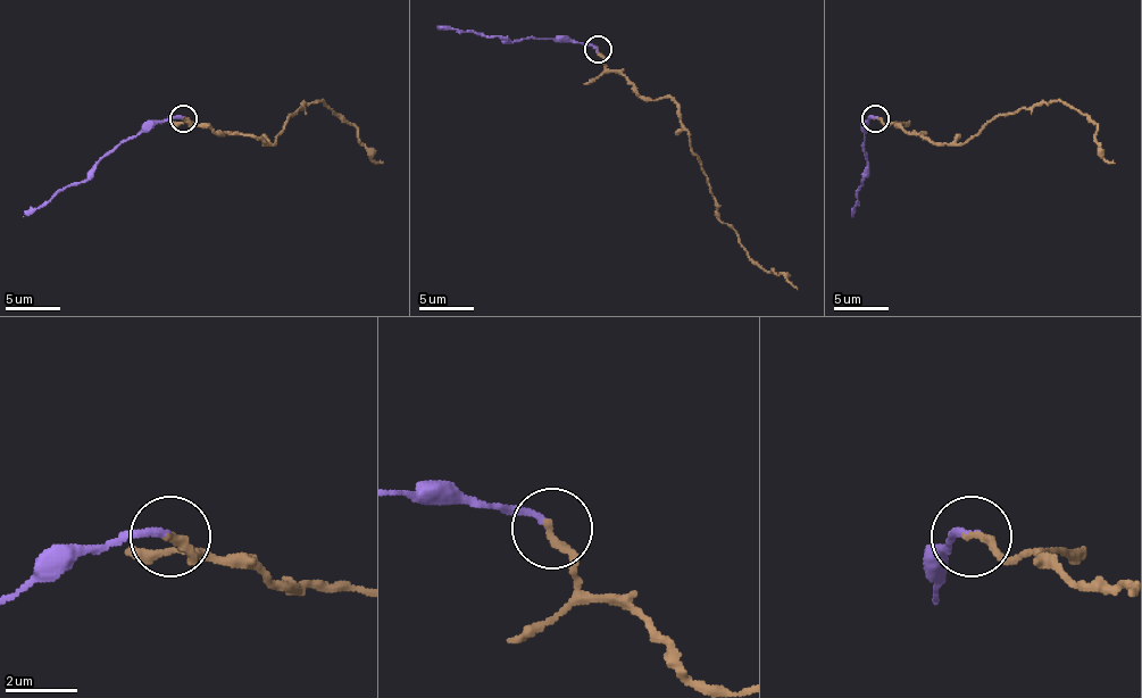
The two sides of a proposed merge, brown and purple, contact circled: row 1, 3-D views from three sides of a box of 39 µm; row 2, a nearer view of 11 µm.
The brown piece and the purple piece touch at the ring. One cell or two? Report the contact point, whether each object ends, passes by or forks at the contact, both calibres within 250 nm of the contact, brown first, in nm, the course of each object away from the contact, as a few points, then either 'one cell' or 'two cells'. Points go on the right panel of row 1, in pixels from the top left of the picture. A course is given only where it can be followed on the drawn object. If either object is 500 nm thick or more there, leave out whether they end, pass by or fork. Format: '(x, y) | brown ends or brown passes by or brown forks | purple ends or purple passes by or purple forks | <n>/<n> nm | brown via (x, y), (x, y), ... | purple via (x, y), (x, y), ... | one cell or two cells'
(875, 118) | brown ends | purple ends | 240/180 nm | brown via (876, 118), (922, 132), (931, 143), (966, 143), (1005, 113), (1067, 102), (1097, 126), (1097, 151), (1114, 163) | purple via (876, 116), (867, 122), (867, 176), (857, 190), (851, 217) | two cells

